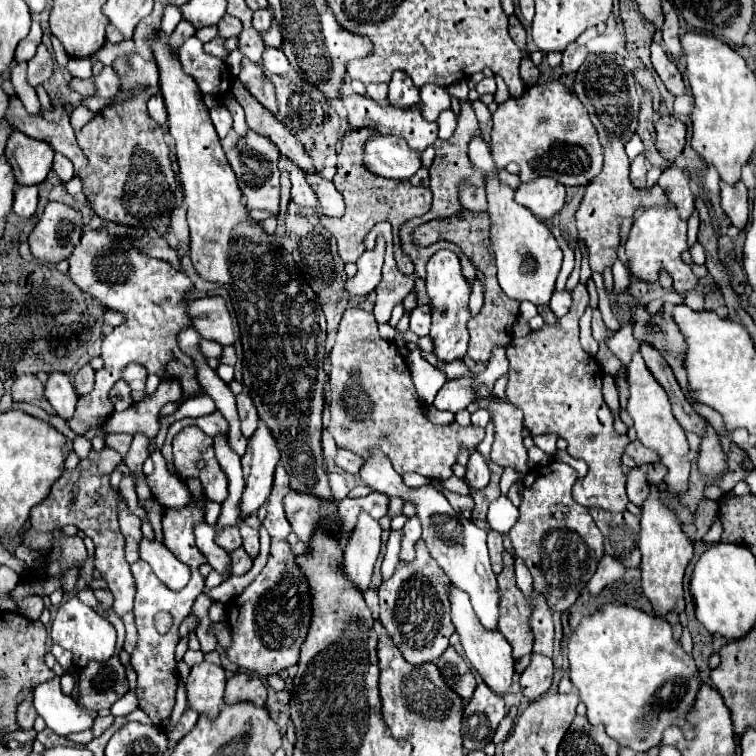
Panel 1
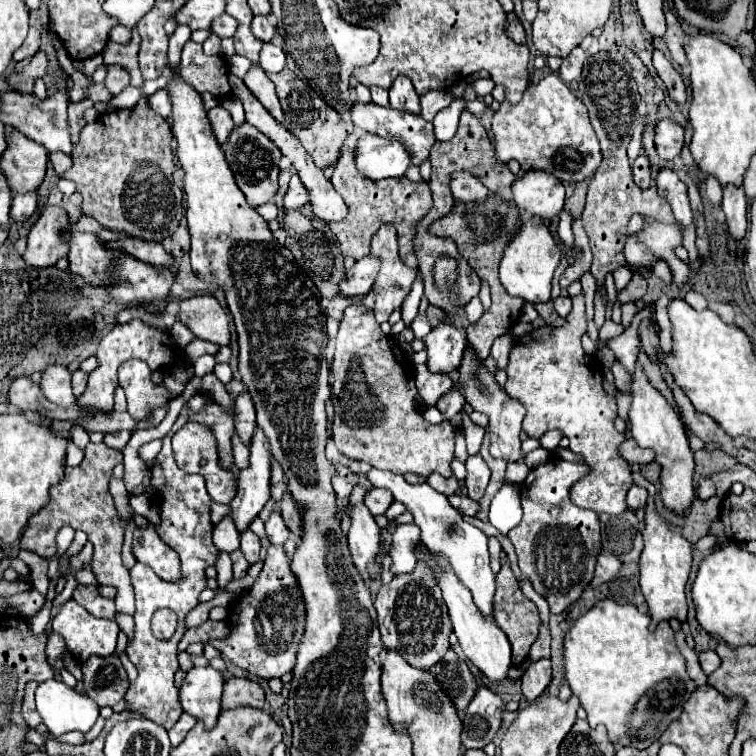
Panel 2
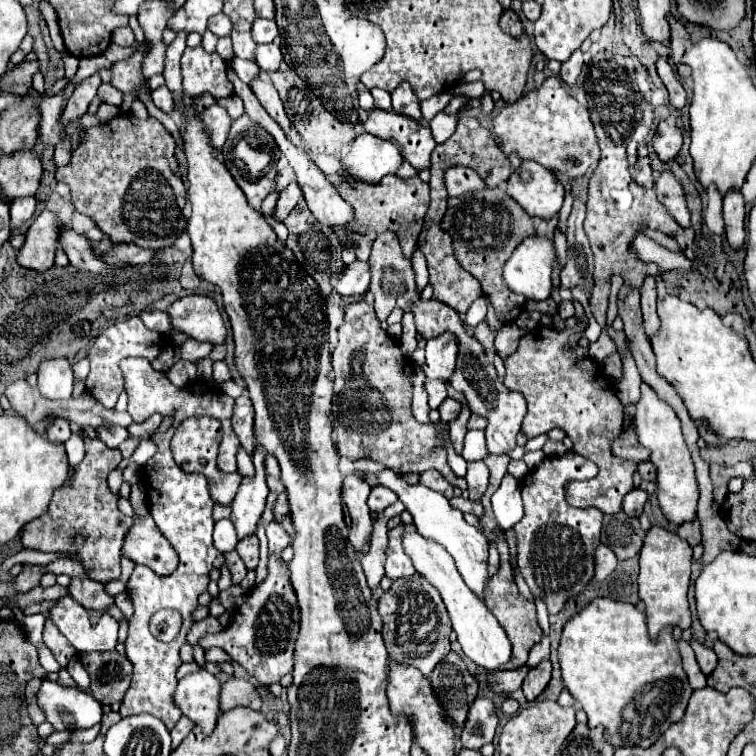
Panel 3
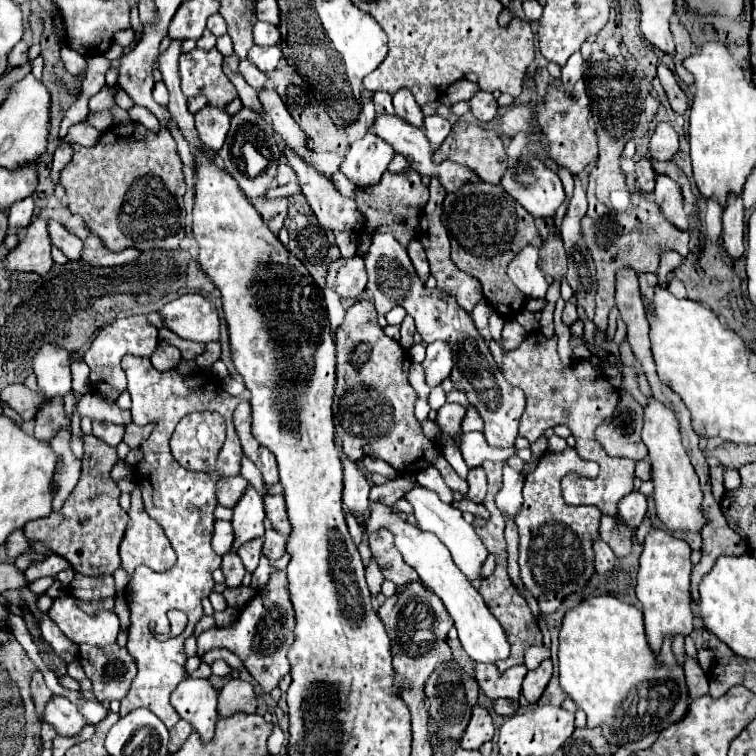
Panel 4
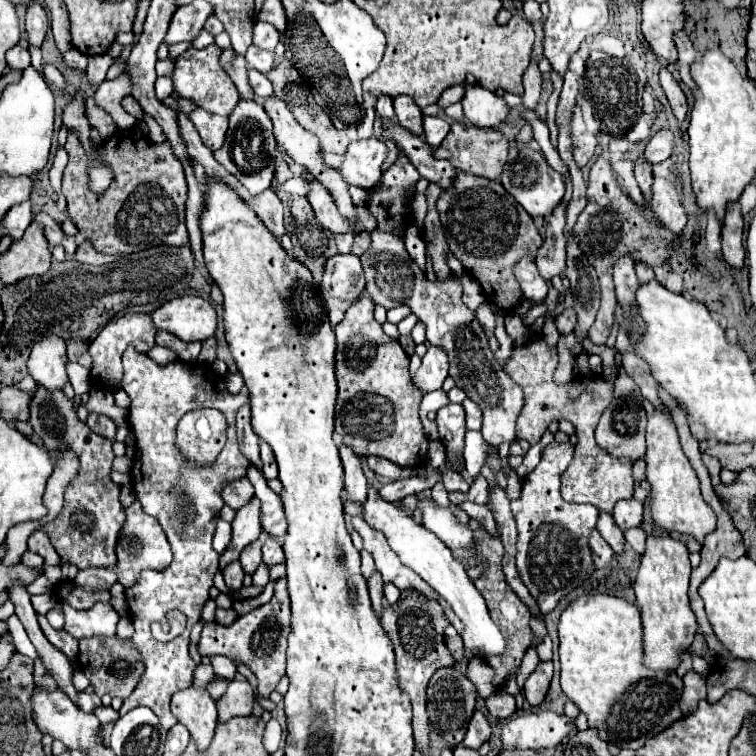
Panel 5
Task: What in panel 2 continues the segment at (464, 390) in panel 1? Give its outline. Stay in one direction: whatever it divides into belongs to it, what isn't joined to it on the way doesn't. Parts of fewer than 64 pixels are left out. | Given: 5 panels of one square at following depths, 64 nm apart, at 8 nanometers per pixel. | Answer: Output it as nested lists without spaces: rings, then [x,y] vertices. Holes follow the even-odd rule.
[[[508,332],[508,334],[500,336],[500,340],[496,340],[496,344],[492,346],[494,360],[496,360],[496,370],[504,370],[508,366],[508,352],[510,352],[512,344],[514,344],[514,338]],[[452,386],[444,396],[440,396],[436,408],[444,414],[446,420],[452,420],[452,418],[454,418],[454,416],[464,408],[464,404],[466,404],[464,394],[462,394],[458,388]]]

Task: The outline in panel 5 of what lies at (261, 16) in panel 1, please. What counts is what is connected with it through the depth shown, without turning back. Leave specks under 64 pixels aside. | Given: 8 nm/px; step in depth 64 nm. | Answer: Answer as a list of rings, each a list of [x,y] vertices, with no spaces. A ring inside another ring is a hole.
[[[256,22],[254,24],[254,46],[264,48],[264,50],[274,50],[280,40],[280,32],[266,22]]]

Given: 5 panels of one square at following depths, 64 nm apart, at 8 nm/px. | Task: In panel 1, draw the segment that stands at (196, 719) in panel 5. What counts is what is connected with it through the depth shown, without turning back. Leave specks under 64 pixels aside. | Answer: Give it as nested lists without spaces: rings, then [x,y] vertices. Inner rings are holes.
[[[200,662],[190,670],[188,682],[186,682],[186,692],[188,692],[188,702],[190,706],[202,714],[206,712],[208,716],[218,716],[222,704],[224,704],[224,668],[212,662]]]

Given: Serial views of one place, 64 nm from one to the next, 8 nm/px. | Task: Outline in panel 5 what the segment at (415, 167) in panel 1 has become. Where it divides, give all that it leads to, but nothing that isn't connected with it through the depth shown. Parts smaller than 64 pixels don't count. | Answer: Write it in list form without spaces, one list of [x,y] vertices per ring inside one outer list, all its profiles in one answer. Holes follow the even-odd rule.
[[[378,138],[352,142],[344,154],[340,174],[346,184],[358,188],[374,188],[382,176],[382,164],[388,158],[388,148]]]

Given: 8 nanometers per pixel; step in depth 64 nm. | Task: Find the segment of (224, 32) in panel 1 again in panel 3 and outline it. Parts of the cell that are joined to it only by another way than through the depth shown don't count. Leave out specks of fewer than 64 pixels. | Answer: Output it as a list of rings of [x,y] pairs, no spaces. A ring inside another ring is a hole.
[[[216,14],[212,20],[208,20],[208,30],[212,30],[216,36],[230,36],[232,22],[226,14]]]

